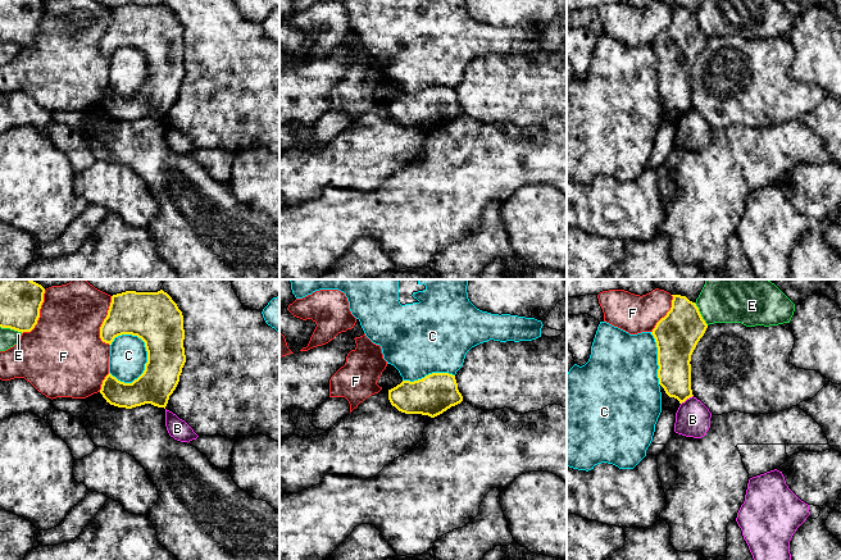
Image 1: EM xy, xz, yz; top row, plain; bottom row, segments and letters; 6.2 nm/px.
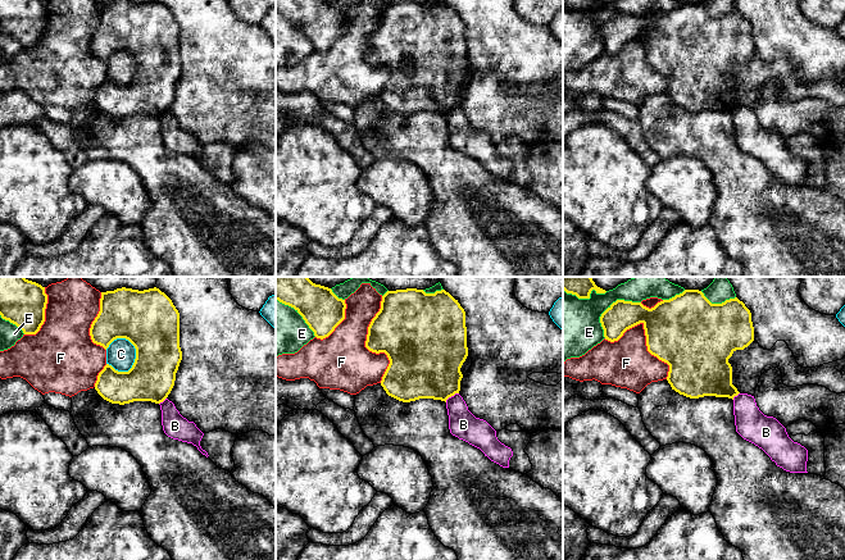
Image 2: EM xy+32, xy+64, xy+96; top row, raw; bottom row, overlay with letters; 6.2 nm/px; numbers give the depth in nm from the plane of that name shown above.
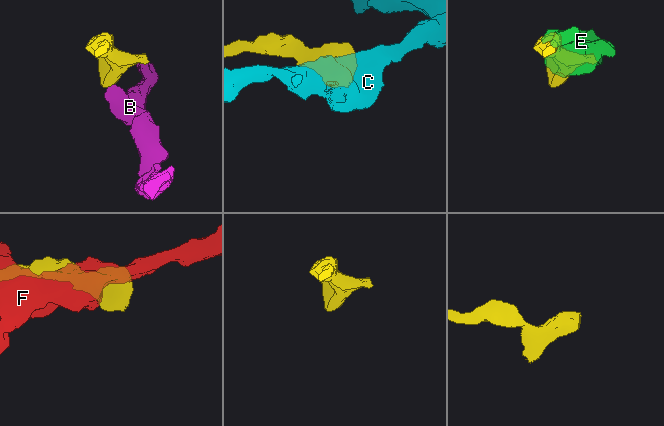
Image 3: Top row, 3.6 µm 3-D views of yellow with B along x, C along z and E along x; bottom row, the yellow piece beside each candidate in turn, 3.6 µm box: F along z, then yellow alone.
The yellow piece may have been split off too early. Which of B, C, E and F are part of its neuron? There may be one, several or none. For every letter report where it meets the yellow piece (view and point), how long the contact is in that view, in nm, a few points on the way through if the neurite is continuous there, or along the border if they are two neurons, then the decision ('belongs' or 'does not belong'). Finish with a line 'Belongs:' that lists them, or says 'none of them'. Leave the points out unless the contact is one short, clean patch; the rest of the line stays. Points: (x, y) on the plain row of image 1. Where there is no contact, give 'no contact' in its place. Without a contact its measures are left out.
B: meets yellow in yz at (686, 112); contact 100 nm long; border along yz (692, 108), (681, 117); does not belong
C: meets yellow in xy at (144, 85); contact 320 nm long; does not belong
E: meets yellow in yz at (700, 27); contact 170 nm long; does not belong
F: meets yellow in xy at (103, 35); contact 320 nm long; does not belong
Belongs: none of them

